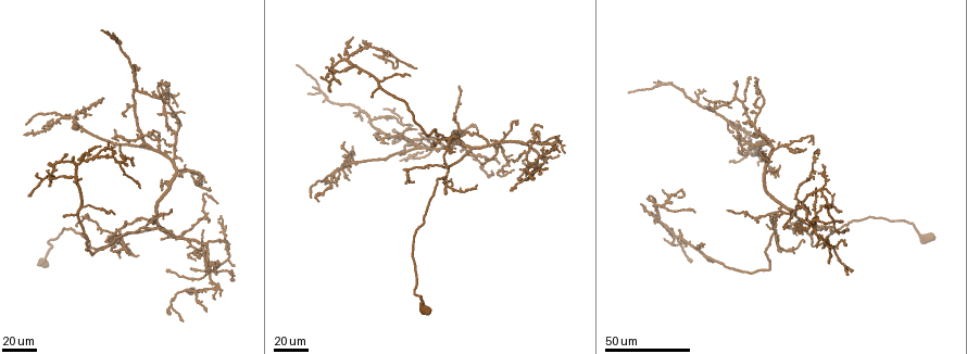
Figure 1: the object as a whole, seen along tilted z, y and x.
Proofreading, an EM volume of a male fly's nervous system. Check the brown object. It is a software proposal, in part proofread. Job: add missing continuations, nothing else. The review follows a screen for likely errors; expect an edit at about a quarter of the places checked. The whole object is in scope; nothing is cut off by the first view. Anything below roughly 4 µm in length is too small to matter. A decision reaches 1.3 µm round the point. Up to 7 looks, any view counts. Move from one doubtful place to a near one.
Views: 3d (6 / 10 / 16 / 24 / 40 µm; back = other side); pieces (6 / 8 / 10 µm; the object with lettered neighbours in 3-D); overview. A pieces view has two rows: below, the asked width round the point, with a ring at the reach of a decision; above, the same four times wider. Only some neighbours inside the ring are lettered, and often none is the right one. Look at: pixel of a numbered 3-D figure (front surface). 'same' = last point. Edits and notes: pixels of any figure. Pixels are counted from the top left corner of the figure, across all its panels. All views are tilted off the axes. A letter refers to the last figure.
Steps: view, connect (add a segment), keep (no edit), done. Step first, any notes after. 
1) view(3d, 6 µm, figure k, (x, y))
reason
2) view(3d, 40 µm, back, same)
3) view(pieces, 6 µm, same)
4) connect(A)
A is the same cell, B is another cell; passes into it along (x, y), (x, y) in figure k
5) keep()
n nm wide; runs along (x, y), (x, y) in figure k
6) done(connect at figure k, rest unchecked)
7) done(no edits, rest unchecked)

view(3d, 40 µm, figure 1, (298, 66))
branch stops here

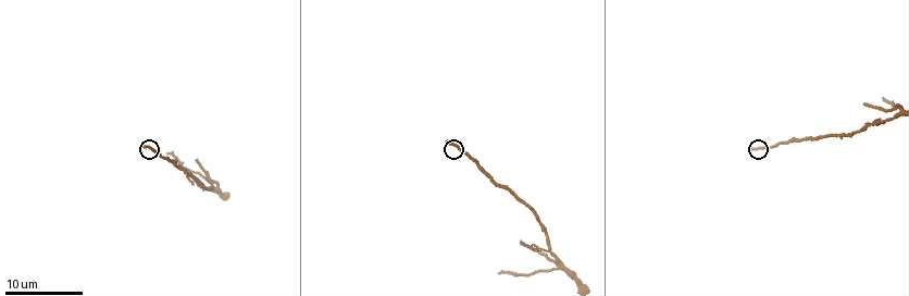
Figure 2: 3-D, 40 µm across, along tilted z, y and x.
view(3d, 10 µm, figure 2, (749, 150))

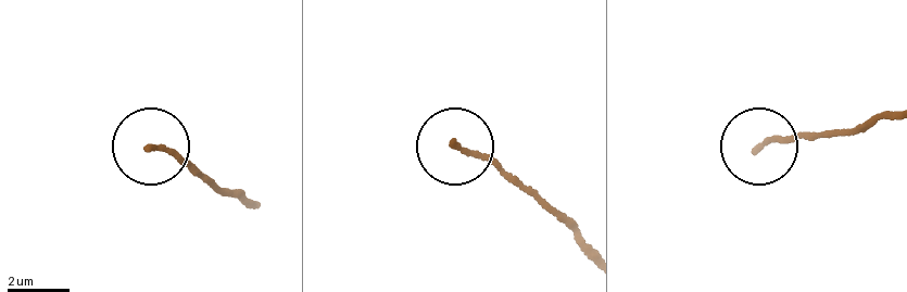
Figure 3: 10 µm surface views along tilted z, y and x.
view(pieces, 8 µm, figure 3, (456, 146))

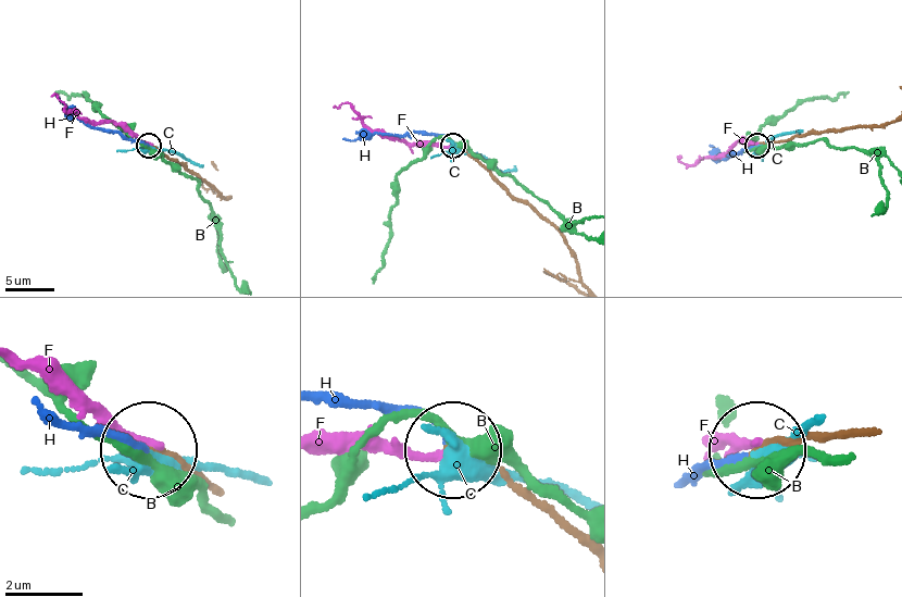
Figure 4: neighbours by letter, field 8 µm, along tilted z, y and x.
connect(H)
H is the same cell, B, C and F are other cells; passes into it along (475, 160), (442, 136), (420, 132), (345, 138) in figure 4; it goes on there

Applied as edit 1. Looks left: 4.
view(3d, 40 µm, figure 1, (67, 154))
an open end

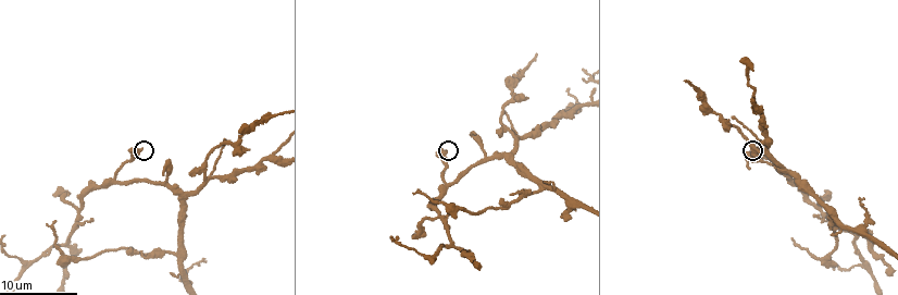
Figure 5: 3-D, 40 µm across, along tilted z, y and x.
view(pieces, 10 µm, figure 5, (141, 149))

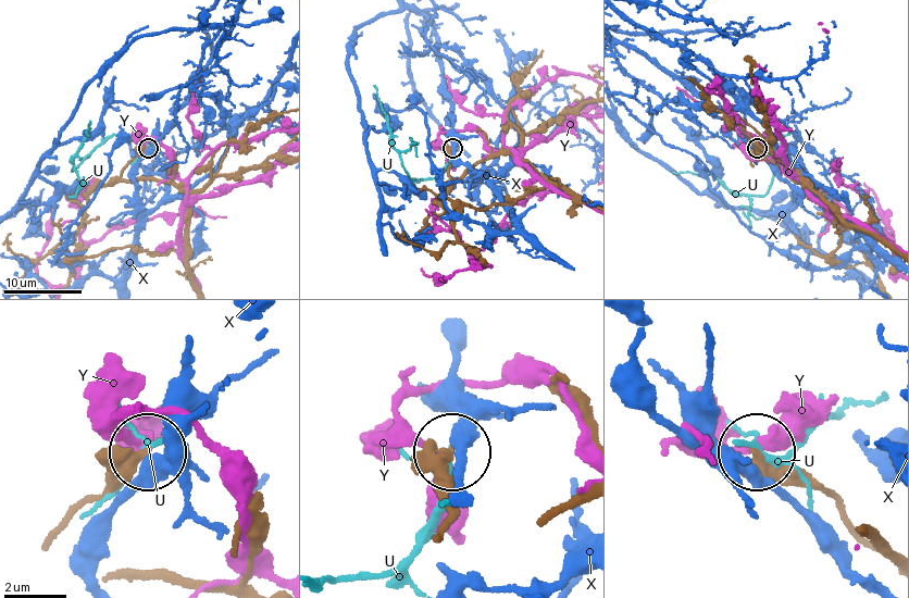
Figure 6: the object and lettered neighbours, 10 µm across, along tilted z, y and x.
keep()
U, X and Y are other cells; none of them fits

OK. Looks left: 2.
view(3d, 40 µm, figure 1, (446, 195))
branch stops here

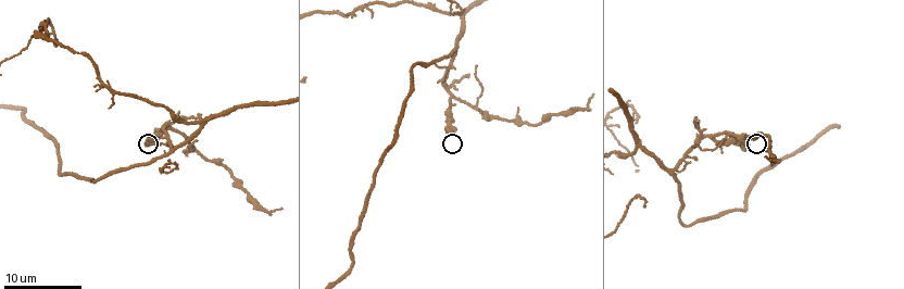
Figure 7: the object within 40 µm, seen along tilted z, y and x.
view(pieces, 10 µm, figure 7, (448, 132))

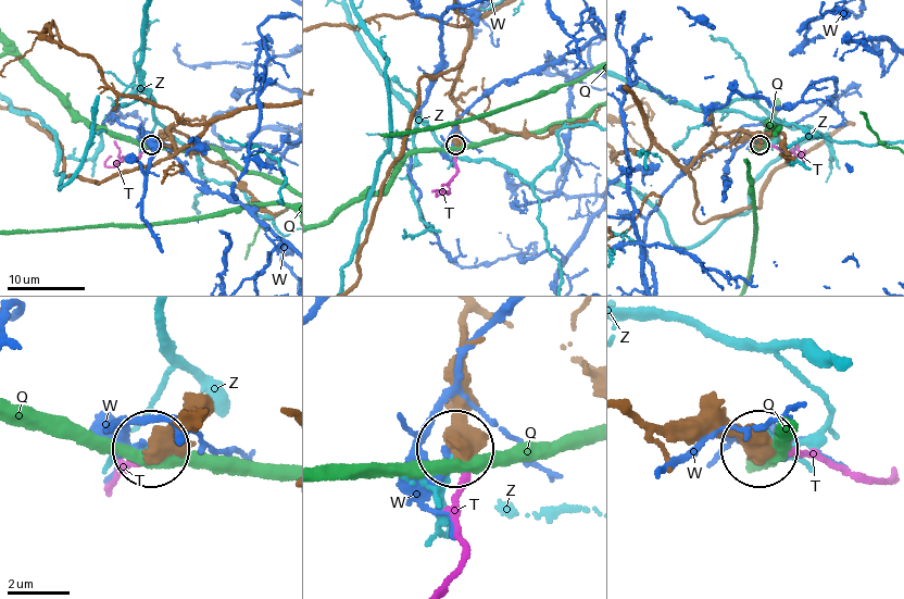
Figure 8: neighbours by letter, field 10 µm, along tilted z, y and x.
connect(T)
T is the same cell, Q, W and Z are other cells; passes into it along (189, 425), (160, 440), (109, 486) in figure 8; it goes on there

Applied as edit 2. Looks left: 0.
done(connect at figure 4, connect at figure 8, rest unchecked)

